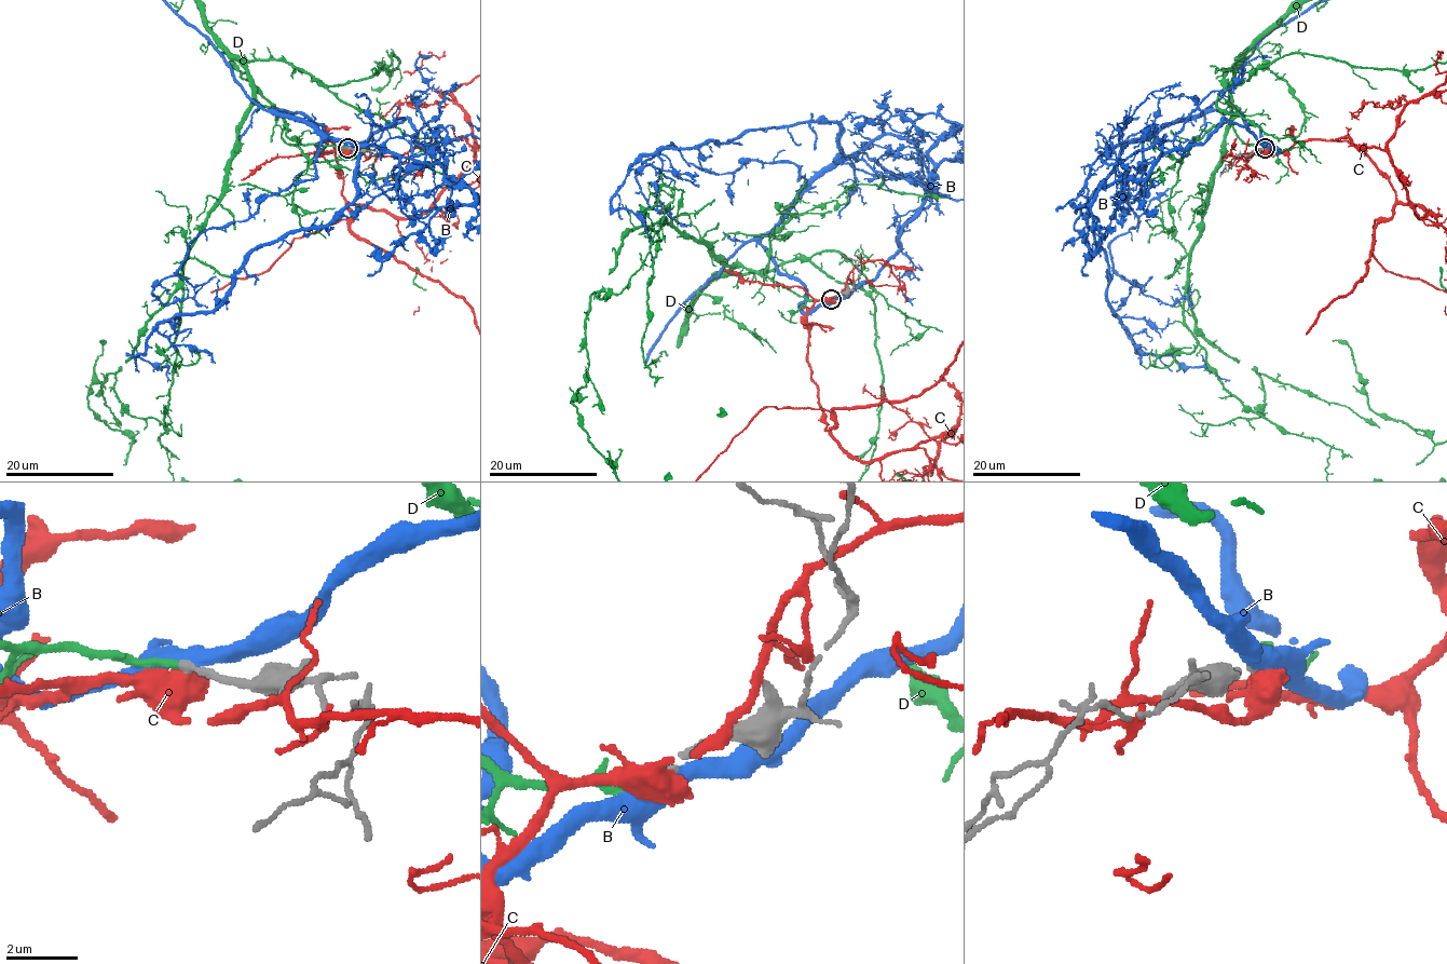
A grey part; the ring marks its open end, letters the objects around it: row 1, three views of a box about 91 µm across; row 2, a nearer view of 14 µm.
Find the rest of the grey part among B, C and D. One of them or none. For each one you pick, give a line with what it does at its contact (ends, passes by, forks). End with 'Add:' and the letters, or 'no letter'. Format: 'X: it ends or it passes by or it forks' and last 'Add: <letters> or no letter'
D: it ends
Add: D

